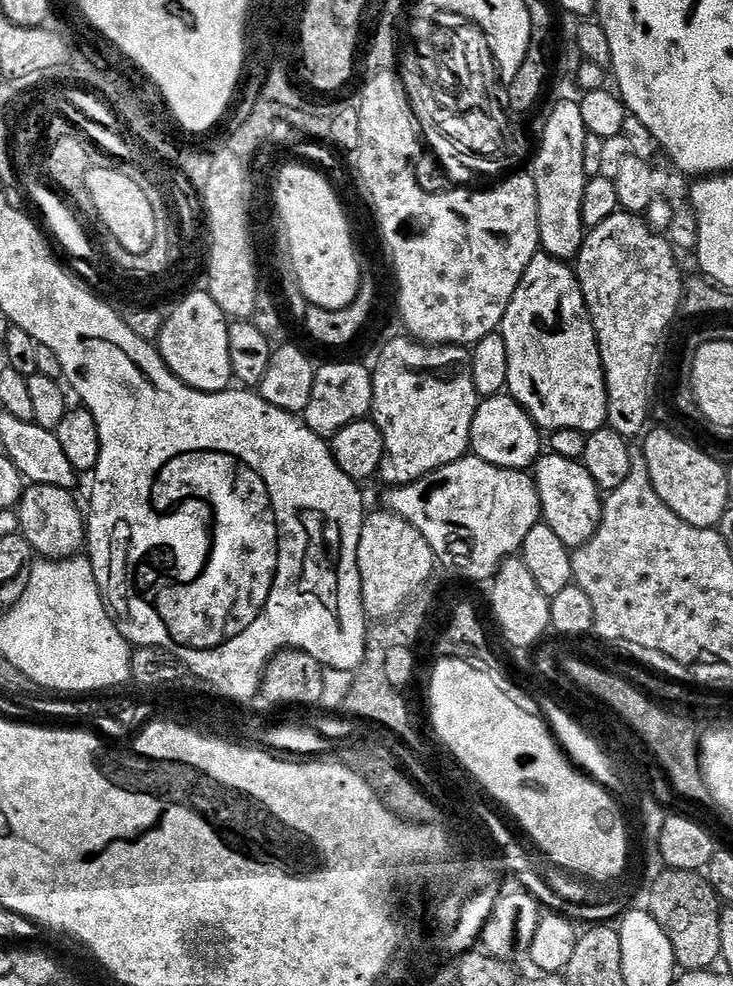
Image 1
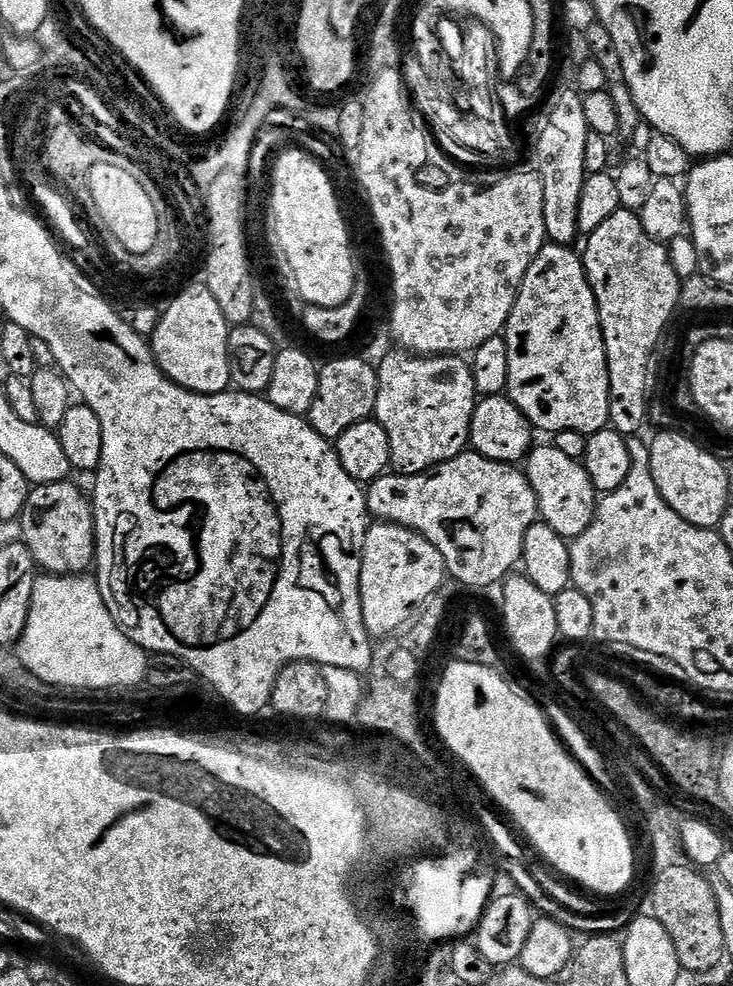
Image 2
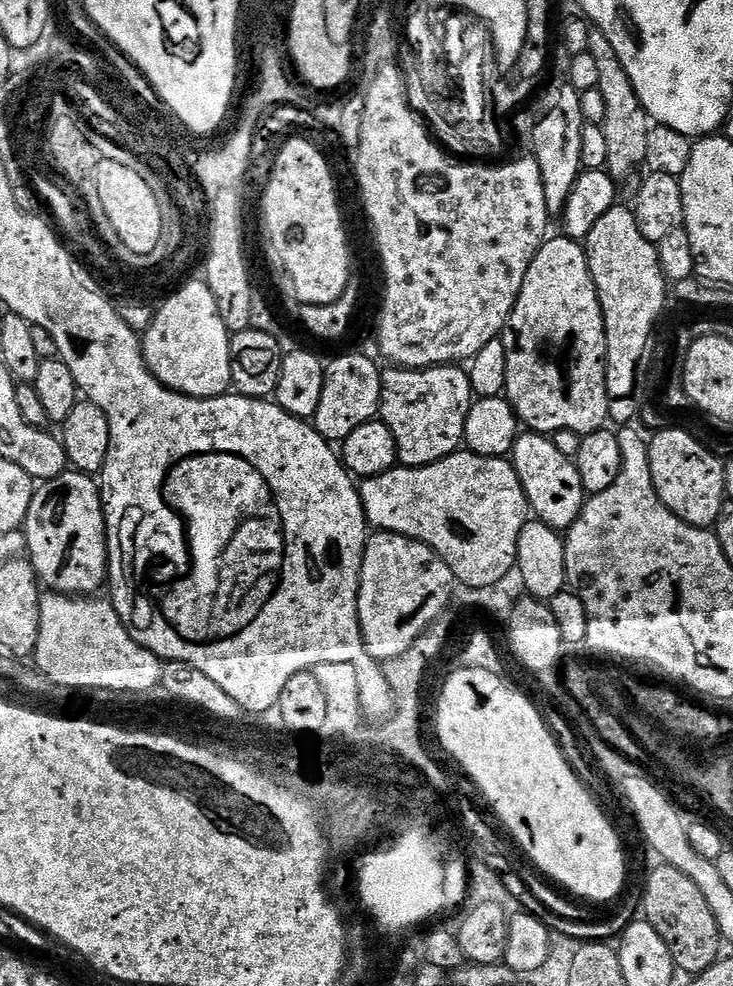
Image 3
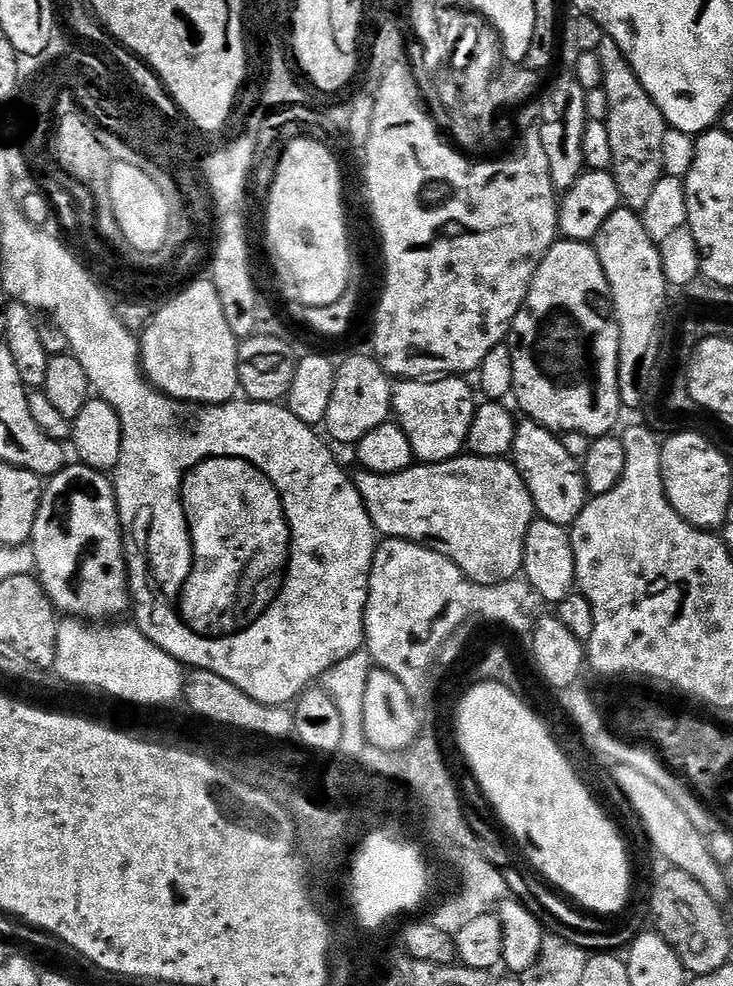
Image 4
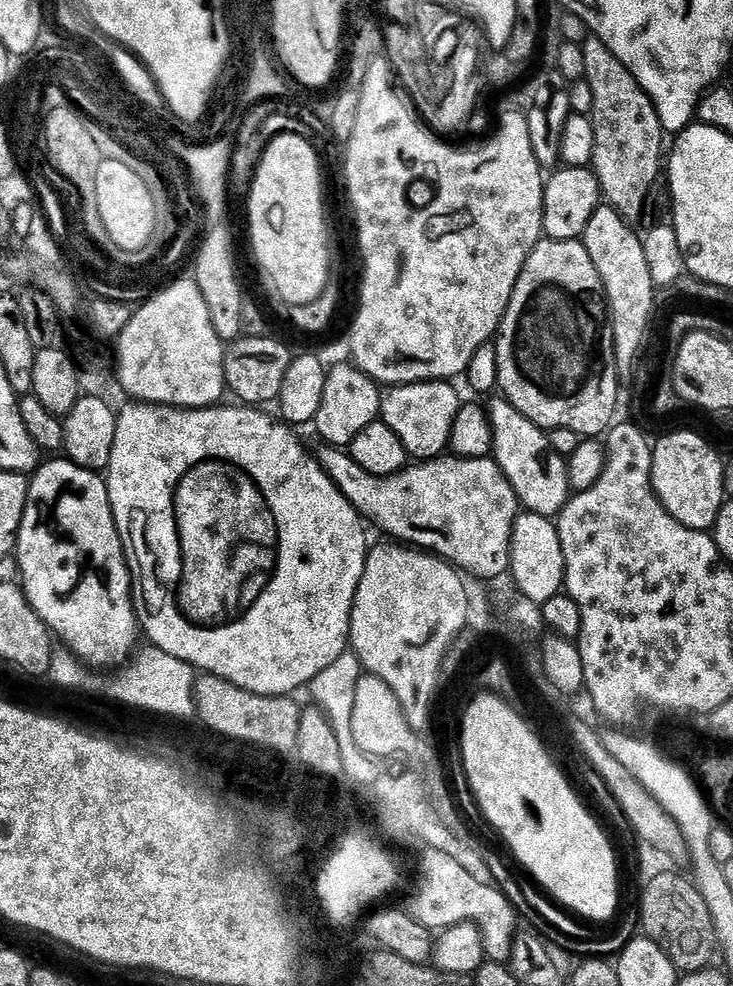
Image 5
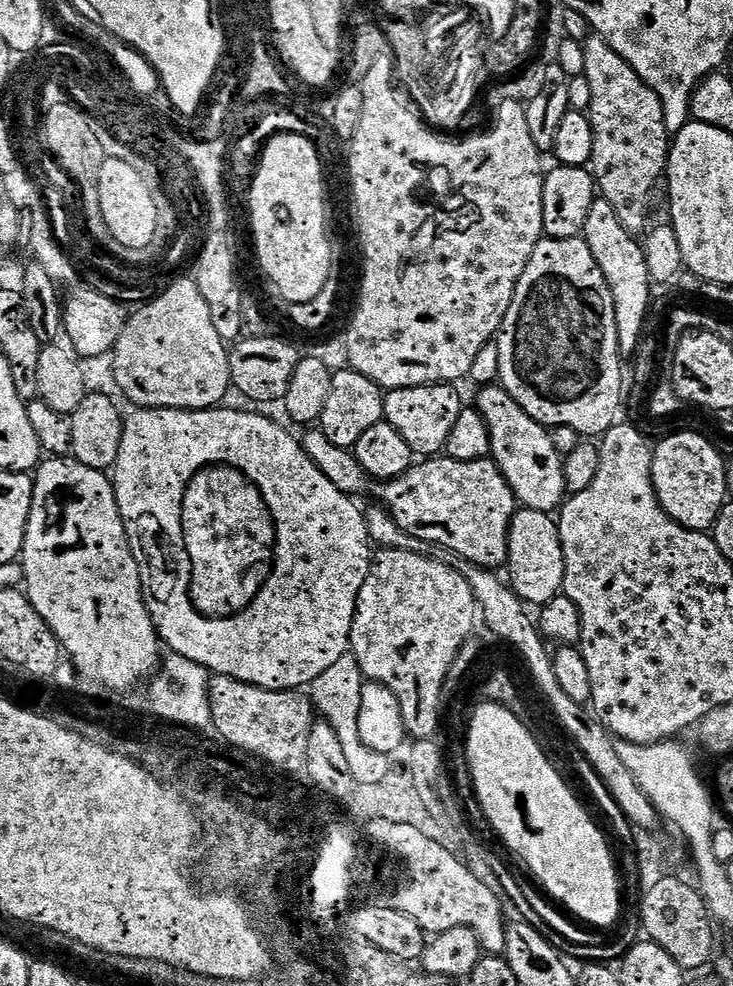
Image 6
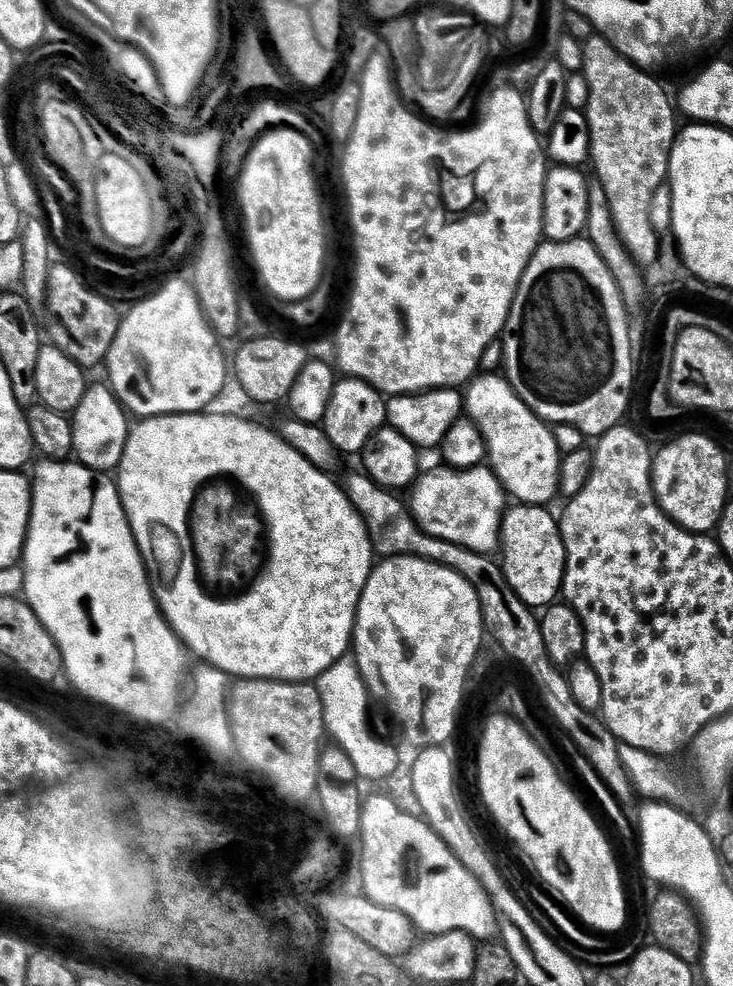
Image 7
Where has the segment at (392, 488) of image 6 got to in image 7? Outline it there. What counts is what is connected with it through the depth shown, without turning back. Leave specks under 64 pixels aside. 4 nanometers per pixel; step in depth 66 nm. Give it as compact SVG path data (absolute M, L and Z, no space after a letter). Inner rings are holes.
M451 467L425 471L412 485L410 511L416 527L434 538L464 547L467 552L492 554L501 547L504 514L510 504L505 487L491 467Z

